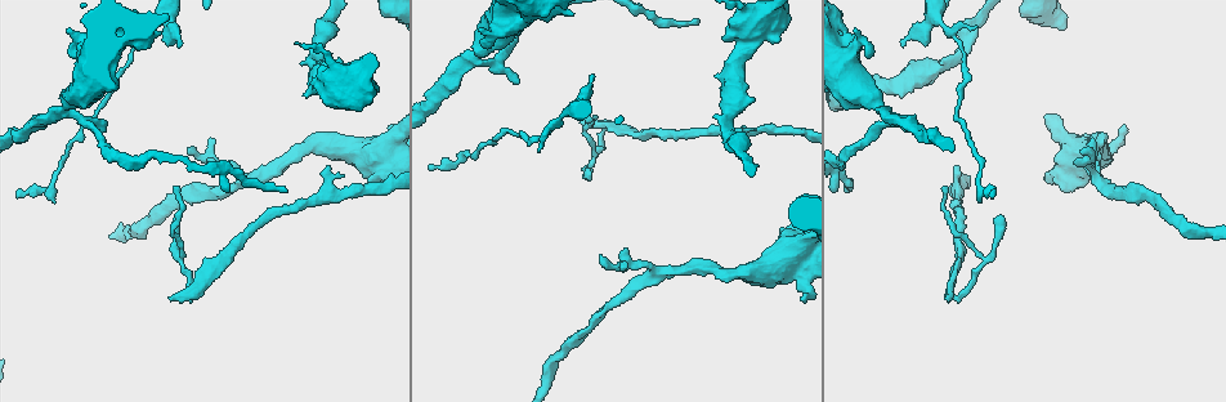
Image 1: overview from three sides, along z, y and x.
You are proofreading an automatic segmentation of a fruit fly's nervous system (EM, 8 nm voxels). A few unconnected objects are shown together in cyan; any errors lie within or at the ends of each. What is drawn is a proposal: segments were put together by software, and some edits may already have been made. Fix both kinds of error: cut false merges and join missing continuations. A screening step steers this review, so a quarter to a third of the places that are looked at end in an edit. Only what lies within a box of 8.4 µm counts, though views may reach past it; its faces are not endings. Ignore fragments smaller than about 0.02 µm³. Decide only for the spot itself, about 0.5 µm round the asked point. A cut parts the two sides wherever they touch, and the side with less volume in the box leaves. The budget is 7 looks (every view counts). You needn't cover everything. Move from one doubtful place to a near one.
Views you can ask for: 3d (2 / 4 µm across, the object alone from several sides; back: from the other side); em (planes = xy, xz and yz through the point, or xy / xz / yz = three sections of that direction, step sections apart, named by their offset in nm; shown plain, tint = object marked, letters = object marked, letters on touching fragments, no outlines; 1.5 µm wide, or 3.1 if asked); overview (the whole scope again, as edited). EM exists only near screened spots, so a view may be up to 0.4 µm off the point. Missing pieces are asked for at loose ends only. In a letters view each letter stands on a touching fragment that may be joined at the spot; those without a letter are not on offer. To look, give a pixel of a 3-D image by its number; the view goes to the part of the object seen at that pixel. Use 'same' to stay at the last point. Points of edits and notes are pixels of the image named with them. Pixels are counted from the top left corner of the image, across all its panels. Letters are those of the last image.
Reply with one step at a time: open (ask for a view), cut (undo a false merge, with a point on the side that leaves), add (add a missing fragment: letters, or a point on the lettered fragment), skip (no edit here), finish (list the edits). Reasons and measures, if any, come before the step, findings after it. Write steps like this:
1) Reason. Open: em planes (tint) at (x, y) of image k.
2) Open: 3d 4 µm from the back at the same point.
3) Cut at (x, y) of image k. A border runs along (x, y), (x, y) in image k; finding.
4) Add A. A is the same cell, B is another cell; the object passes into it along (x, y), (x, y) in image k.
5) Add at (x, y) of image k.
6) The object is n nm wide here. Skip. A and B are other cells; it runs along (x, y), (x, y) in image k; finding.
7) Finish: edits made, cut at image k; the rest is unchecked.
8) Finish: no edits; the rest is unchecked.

An open end. Open: 3d 4 µm at (169, 297) of image 1.

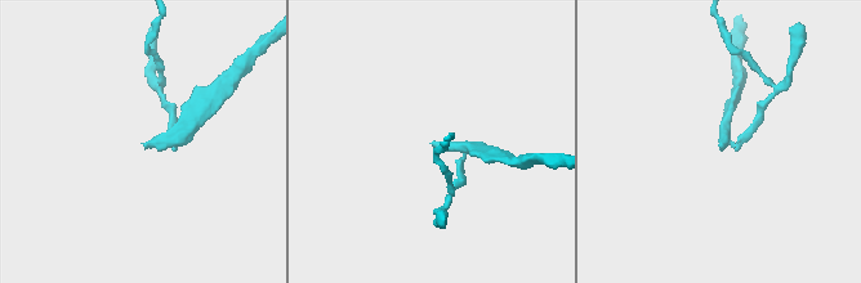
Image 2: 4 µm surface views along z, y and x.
Now the EM. Open: em planes (letters) at (431, 143) of image 2.

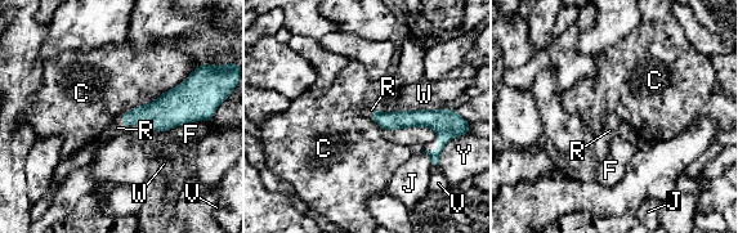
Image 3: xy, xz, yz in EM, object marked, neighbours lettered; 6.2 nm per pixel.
Add R. R is the same cell, C, F, J, V, W and Y are other cells; the object passes into it along (161, 115), (122, 121), (117, 128) in image 3; it goes on there.

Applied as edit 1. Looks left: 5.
Sharp bend. Open: em planes (letters) at (479, 58) of image 1.

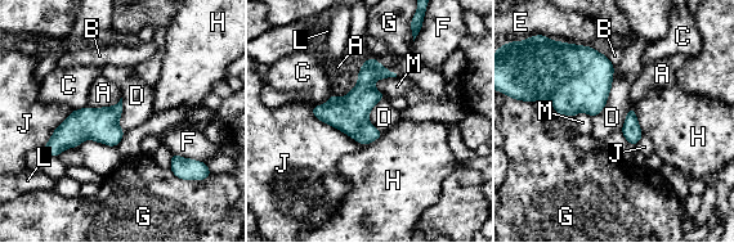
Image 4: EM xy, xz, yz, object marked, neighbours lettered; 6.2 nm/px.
Skip. A, B, C, D, E, F, G, H, J, L and M are other cells; a border runs along (614, 67), (607, 103), (594, 117) in image 4; continuous, no second neuron.

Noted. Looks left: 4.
An open end. Open: 3d 2 µm at (594, 78) of image 1.

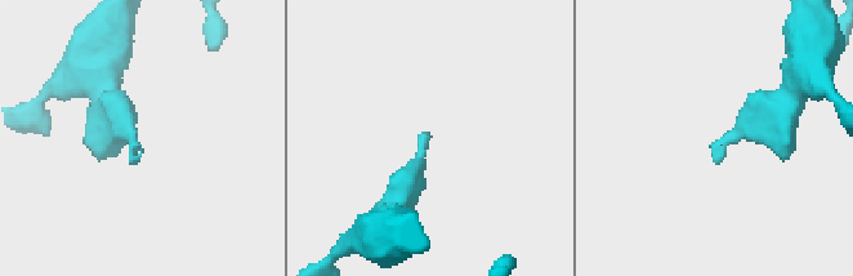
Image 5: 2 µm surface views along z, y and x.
Now the EM. Open: em xz step 8 (tint) at (428, 136) of image 5.

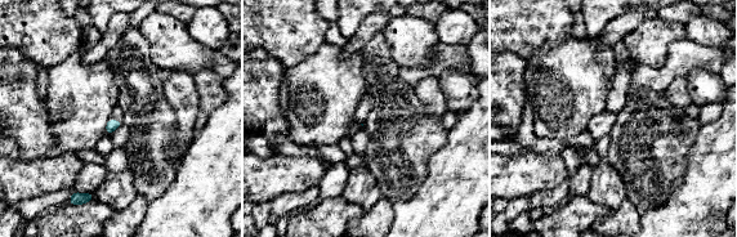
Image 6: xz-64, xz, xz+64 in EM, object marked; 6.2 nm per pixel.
Another direction. Open: em planes (letters) at the same point.

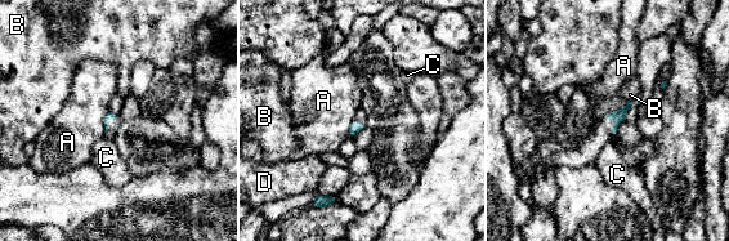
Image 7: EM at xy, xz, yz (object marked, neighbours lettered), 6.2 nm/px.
The longest contact is with A, 130 nm. Skip. A, B, C and D are other cells; none of them fits.

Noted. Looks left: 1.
Finish: edits made, add at image 3; the rest is unchecked.

